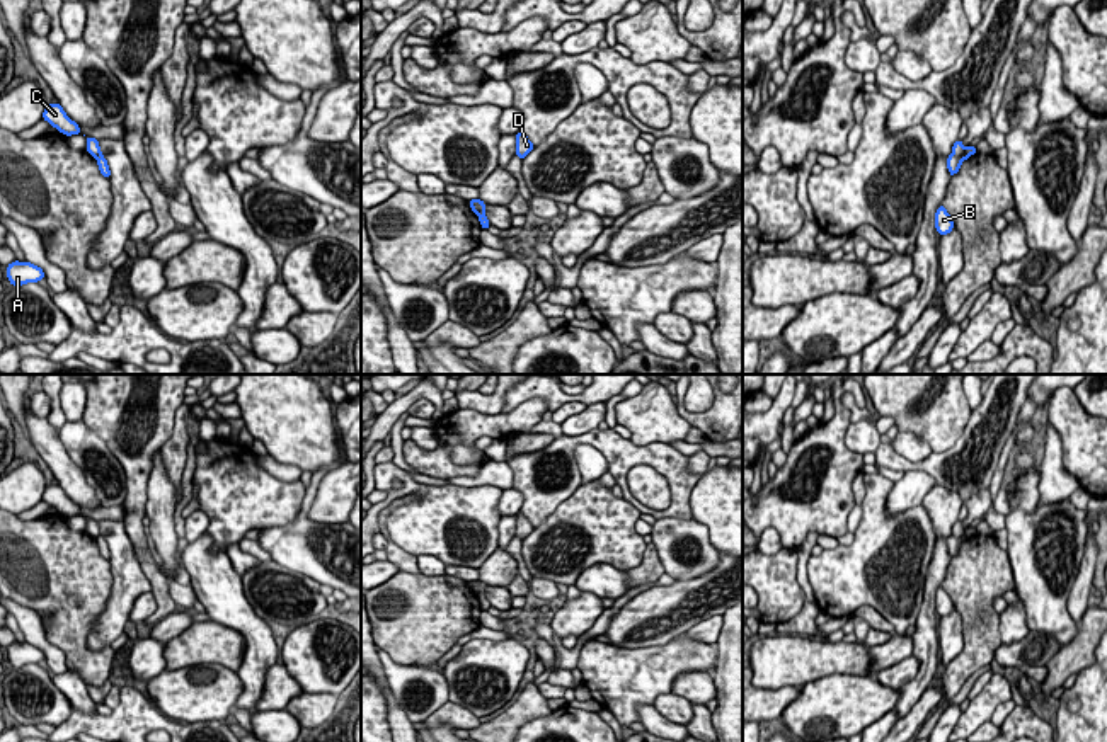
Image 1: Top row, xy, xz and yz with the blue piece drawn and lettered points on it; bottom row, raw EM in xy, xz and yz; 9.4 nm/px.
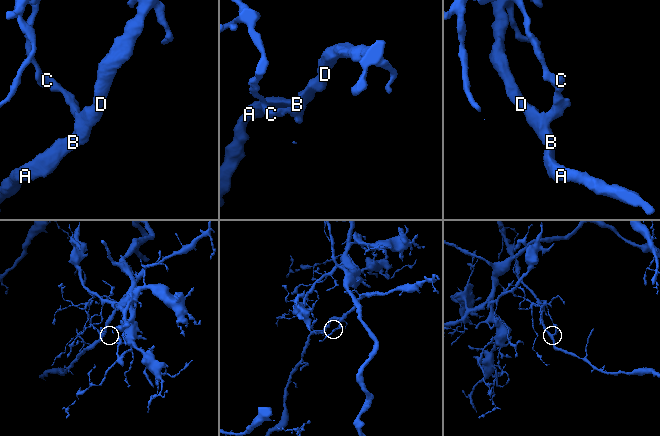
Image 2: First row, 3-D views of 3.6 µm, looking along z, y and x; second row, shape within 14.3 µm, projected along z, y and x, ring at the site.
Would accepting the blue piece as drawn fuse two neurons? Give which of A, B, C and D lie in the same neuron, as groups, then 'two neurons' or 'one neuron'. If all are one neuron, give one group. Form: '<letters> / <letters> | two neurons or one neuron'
A B D / C | two neurons

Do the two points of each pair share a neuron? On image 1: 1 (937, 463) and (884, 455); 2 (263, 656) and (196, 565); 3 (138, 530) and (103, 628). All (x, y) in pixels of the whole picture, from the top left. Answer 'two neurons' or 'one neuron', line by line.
1: one neuron
2: one neuron
3: two neurons

